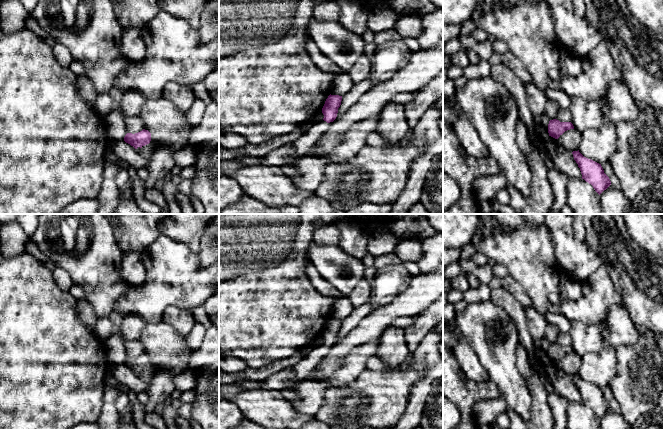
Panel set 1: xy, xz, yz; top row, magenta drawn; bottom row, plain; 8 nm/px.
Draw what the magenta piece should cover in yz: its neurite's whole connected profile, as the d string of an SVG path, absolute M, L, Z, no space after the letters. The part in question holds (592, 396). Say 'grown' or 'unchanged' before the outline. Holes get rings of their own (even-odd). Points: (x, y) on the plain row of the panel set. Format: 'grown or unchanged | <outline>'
unchanged | M579 374L573 375L572 378L580 392L582 403L591 408L599 419L611 409L611 405L604 397L601 388L584 381Z

